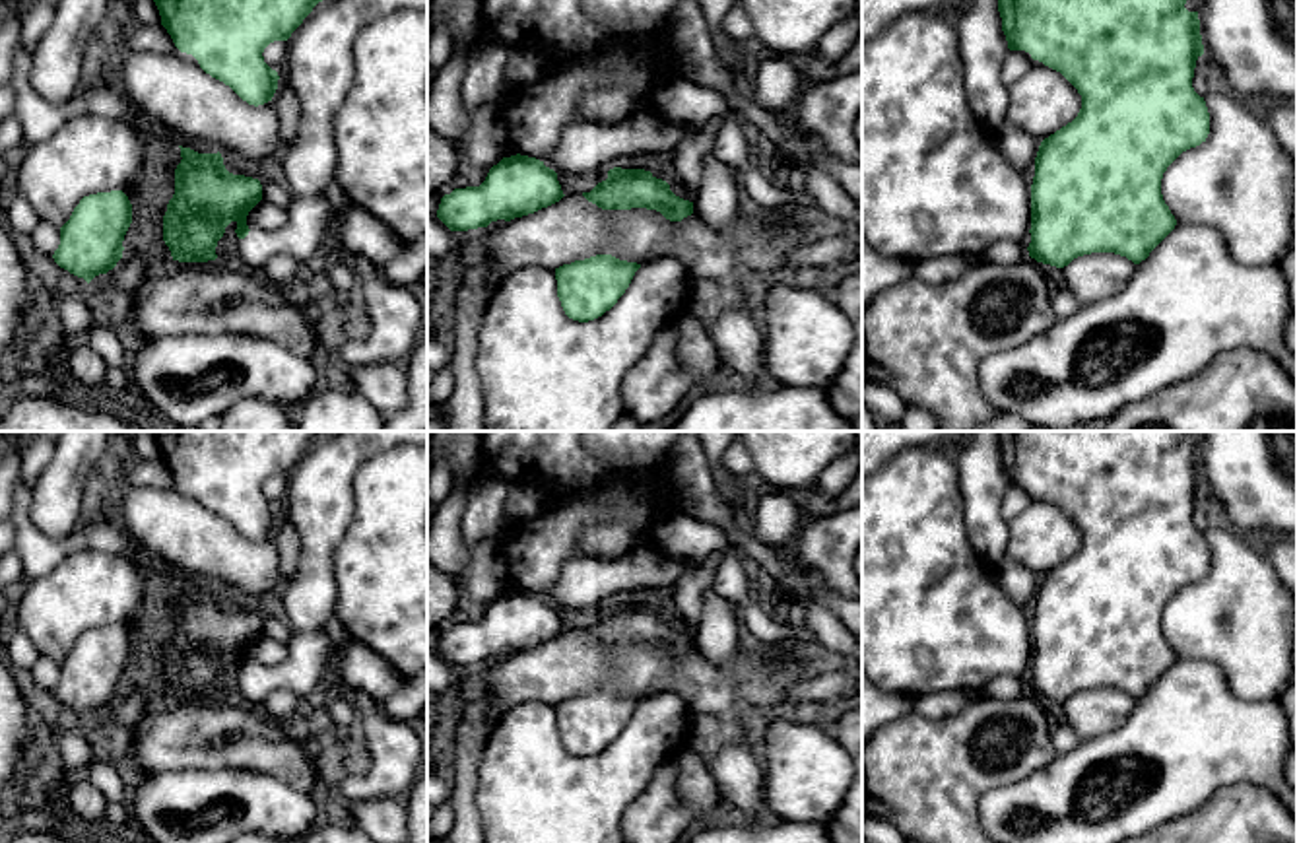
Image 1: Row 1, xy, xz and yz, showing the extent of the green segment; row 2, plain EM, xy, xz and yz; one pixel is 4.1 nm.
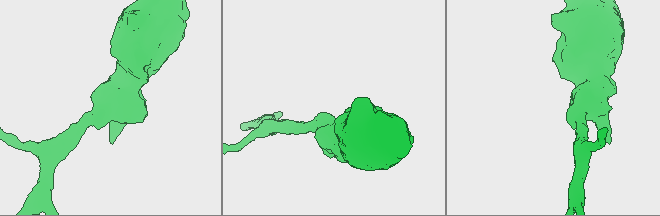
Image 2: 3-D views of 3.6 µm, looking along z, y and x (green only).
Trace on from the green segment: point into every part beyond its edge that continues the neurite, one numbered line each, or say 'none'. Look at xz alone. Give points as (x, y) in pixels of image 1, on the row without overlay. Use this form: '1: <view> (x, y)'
none

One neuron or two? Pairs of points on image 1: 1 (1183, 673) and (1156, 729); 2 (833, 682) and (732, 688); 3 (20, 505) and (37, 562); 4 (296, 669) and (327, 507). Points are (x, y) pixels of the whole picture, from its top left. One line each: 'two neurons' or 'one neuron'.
1: one neuron
2: two neurons
3: one neuron
4: one neuron

